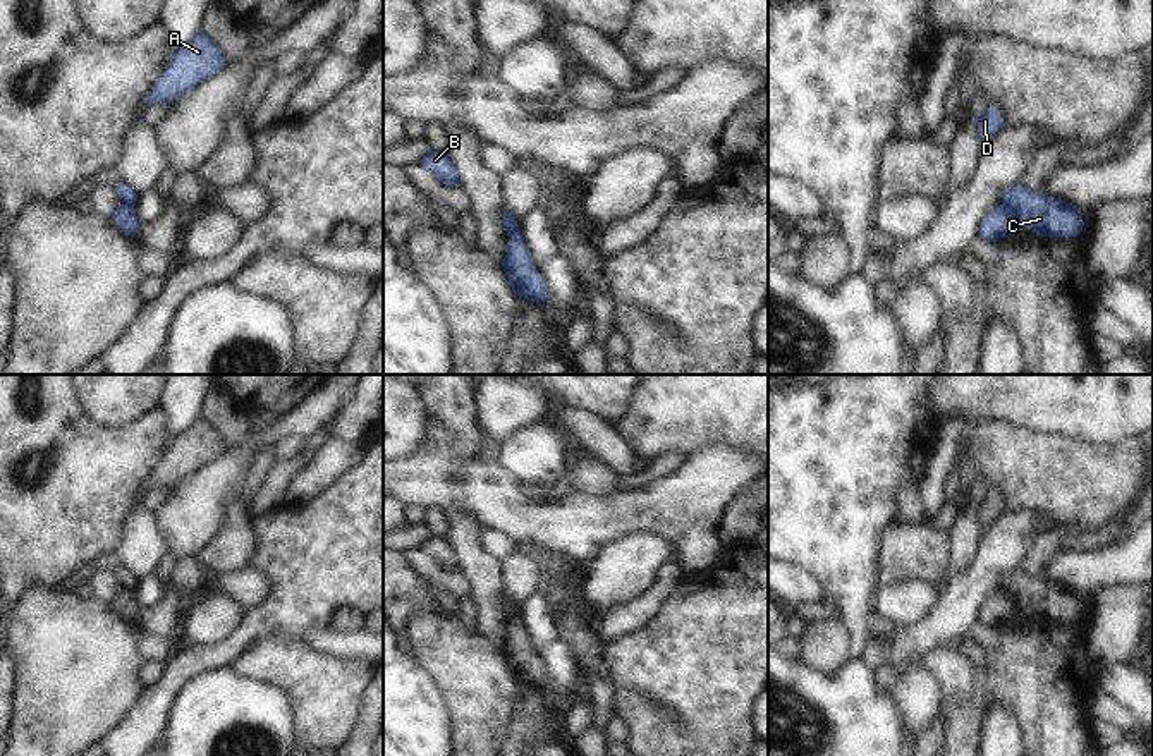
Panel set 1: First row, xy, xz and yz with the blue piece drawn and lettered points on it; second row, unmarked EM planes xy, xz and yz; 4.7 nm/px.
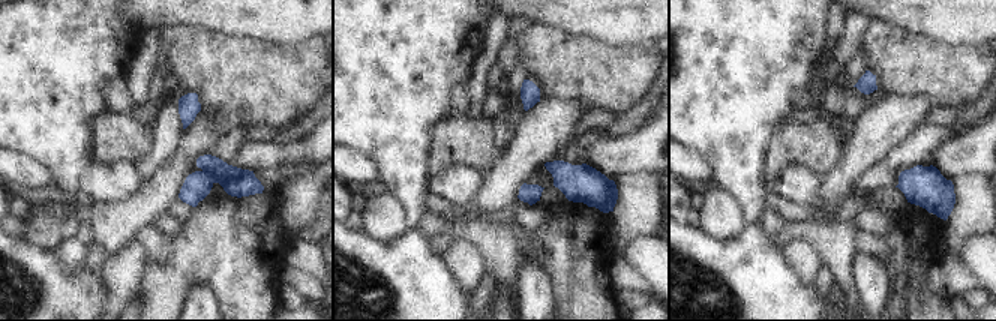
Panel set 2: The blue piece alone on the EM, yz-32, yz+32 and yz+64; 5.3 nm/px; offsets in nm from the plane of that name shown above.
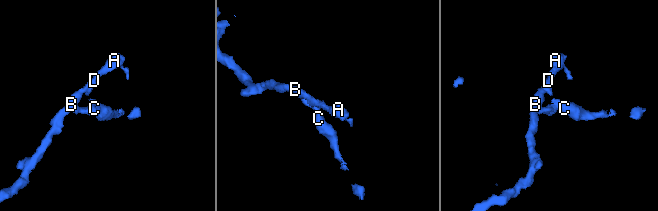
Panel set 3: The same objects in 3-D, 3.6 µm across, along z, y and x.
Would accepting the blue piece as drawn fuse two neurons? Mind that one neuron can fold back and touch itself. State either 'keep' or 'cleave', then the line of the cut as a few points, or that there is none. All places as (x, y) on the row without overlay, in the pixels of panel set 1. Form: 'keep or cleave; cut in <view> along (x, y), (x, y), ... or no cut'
cleave; cut in yz along (1002, 586), (1012, 595), (1018, 607)

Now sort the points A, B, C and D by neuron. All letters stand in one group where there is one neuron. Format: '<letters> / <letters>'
A B D / C

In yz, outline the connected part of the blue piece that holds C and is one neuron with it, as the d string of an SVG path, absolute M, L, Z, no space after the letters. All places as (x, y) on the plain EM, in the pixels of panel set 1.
M1022 569L1005 574L1002 588L1014 594L1022 613L1033 615L1040 622L1077 622L1084 610L1076 591L1029 576Z

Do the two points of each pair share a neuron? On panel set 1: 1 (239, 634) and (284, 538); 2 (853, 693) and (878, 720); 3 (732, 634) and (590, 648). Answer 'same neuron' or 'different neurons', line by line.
1: same neuron
2: same neuron
3: different neurons

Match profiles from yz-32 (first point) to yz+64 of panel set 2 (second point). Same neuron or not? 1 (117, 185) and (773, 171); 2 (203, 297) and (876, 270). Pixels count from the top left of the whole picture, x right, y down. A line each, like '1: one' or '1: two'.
1: two
2: one

